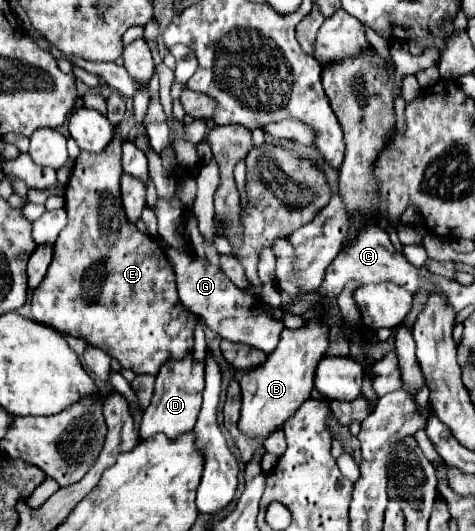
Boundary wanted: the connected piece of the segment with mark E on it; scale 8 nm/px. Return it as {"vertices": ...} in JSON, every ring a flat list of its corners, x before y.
{"vertices":[[118,135,102,153,80,153,64,195,68,225,58,235,54,259,44,281,32,293,32,315,38,323,84,339,88,345,106,351,110,357,118,359,124,369,132,369,136,375,156,375,166,361,182,359,192,351,192,333,198,317,194,317,194,313,178,301,174,269,170,269,170,261,164,251,158,249,158,241,140,233,136,225,126,219,120,201,120,157,122,141]]}

